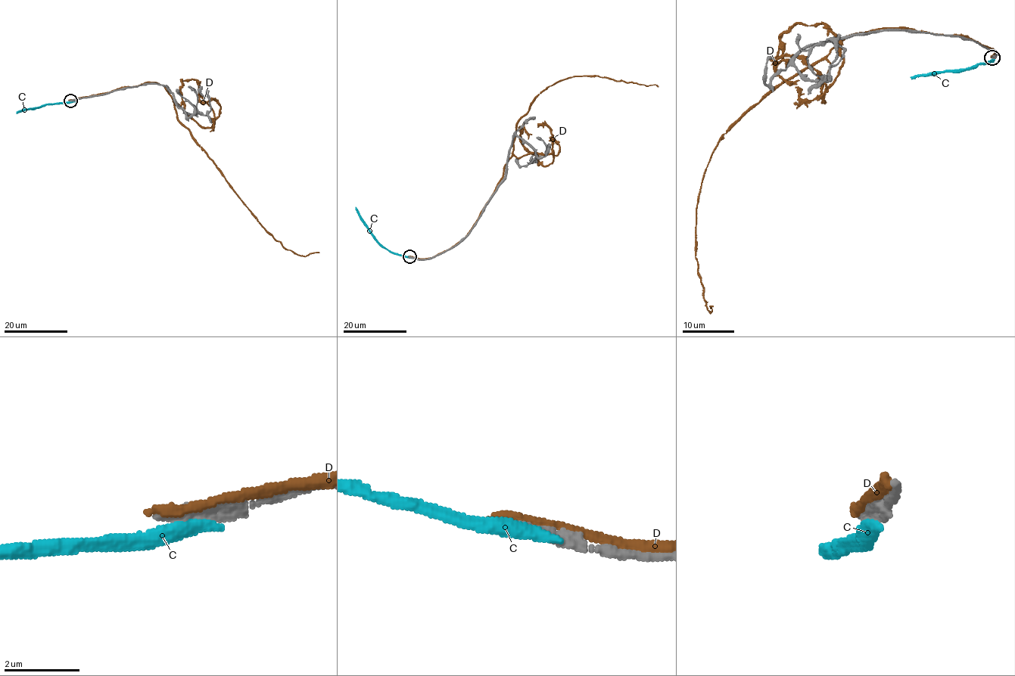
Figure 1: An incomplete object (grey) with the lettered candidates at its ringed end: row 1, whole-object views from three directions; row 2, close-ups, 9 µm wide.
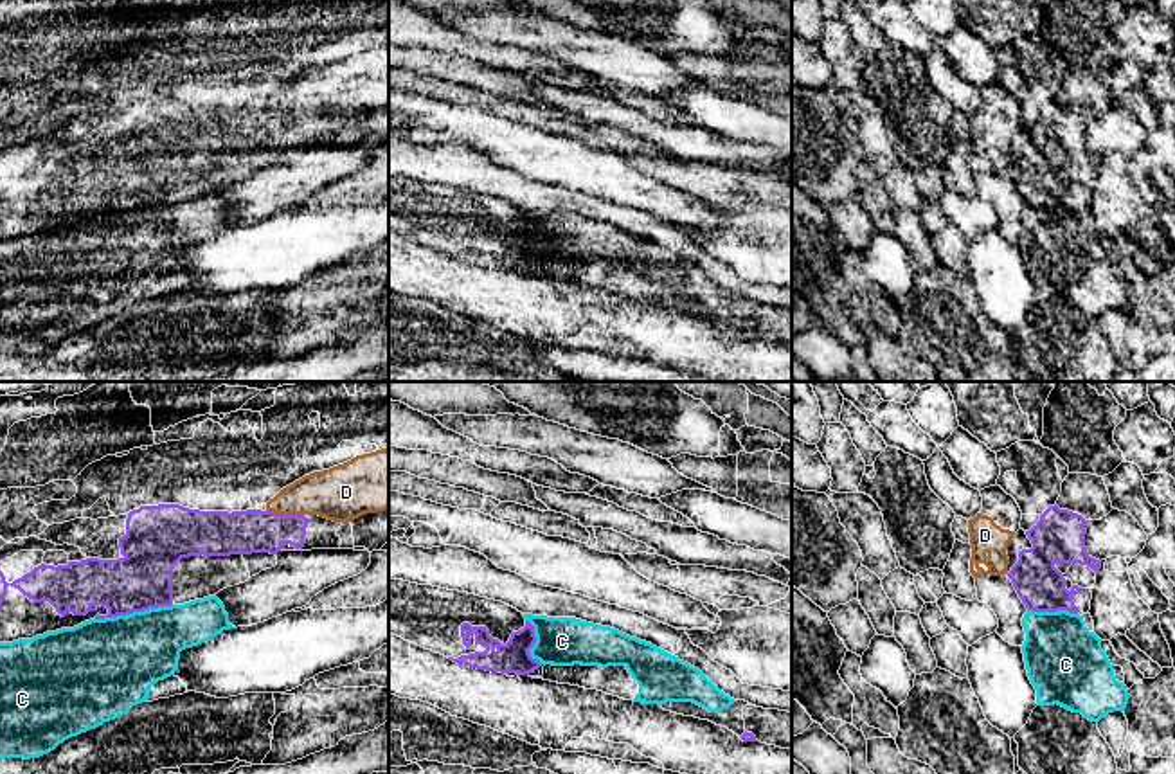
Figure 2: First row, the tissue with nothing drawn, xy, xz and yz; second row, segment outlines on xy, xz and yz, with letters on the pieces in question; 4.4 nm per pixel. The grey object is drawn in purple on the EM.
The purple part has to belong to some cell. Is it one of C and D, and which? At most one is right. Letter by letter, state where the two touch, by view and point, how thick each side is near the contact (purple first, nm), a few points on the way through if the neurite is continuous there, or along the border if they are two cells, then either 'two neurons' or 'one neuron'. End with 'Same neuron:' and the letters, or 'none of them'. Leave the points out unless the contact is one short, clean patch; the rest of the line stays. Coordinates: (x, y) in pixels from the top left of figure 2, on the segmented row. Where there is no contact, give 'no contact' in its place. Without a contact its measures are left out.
C: meets purple in xy at (132, 612); 260 nm thick on the purple side, 400 nm on the other; two neurons
D: meets purple in xy at (285, 515); 190 nm thick on the purple side, 240 nm on the other; two neurons
Same neuron: none of them

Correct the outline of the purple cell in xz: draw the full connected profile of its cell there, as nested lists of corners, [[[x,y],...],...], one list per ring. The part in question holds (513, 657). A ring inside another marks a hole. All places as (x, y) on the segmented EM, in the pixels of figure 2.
[[[389,580],[389,634],[477,670],[529,675],[540,668],[529,653],[536,643],[534,626],[524,614],[468,592]]]

